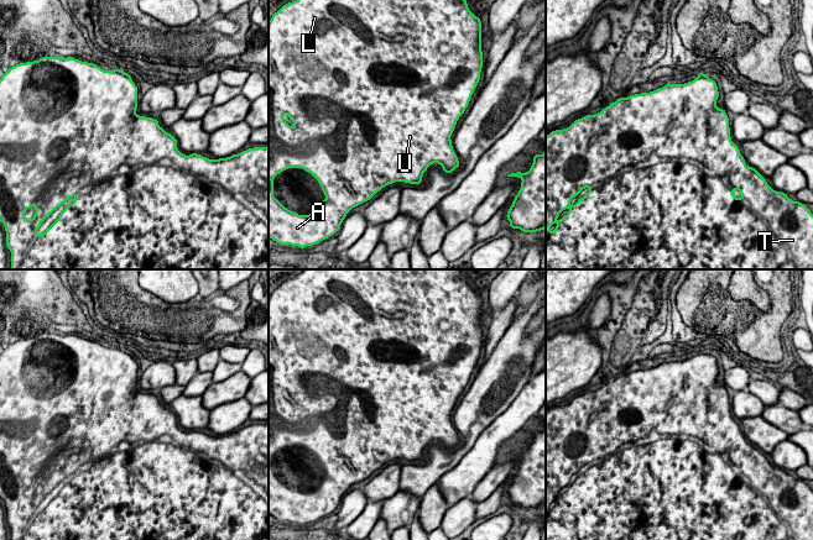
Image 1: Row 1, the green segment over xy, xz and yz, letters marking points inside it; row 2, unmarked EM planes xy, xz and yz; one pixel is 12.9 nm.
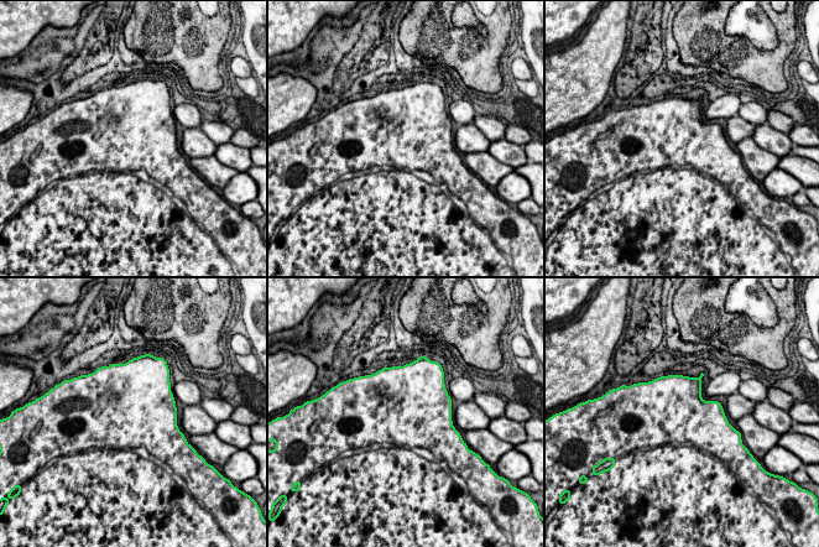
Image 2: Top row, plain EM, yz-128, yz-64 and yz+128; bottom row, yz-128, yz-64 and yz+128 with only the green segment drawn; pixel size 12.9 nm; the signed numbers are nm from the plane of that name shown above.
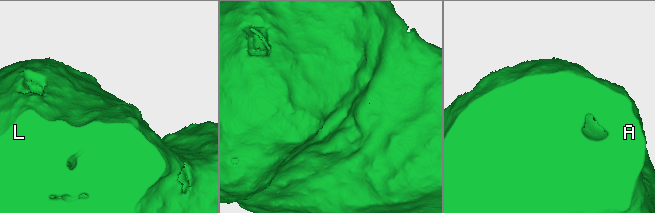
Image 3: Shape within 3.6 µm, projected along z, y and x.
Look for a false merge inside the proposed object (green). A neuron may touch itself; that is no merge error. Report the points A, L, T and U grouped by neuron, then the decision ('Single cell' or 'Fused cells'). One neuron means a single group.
Groups: A L T U. Single cell

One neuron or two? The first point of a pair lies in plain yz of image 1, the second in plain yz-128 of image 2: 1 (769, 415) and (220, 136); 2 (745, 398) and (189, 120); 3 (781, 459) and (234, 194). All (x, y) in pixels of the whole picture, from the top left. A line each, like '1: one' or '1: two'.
1: two
2: two
3: one

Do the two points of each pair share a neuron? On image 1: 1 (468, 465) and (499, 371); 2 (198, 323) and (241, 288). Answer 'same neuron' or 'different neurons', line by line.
1: different neurons
2: same neuron

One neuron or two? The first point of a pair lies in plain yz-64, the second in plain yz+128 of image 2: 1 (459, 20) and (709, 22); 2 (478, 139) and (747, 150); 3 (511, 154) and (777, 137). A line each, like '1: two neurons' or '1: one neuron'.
1: two neurons
2: two neurons
3: one neuron

